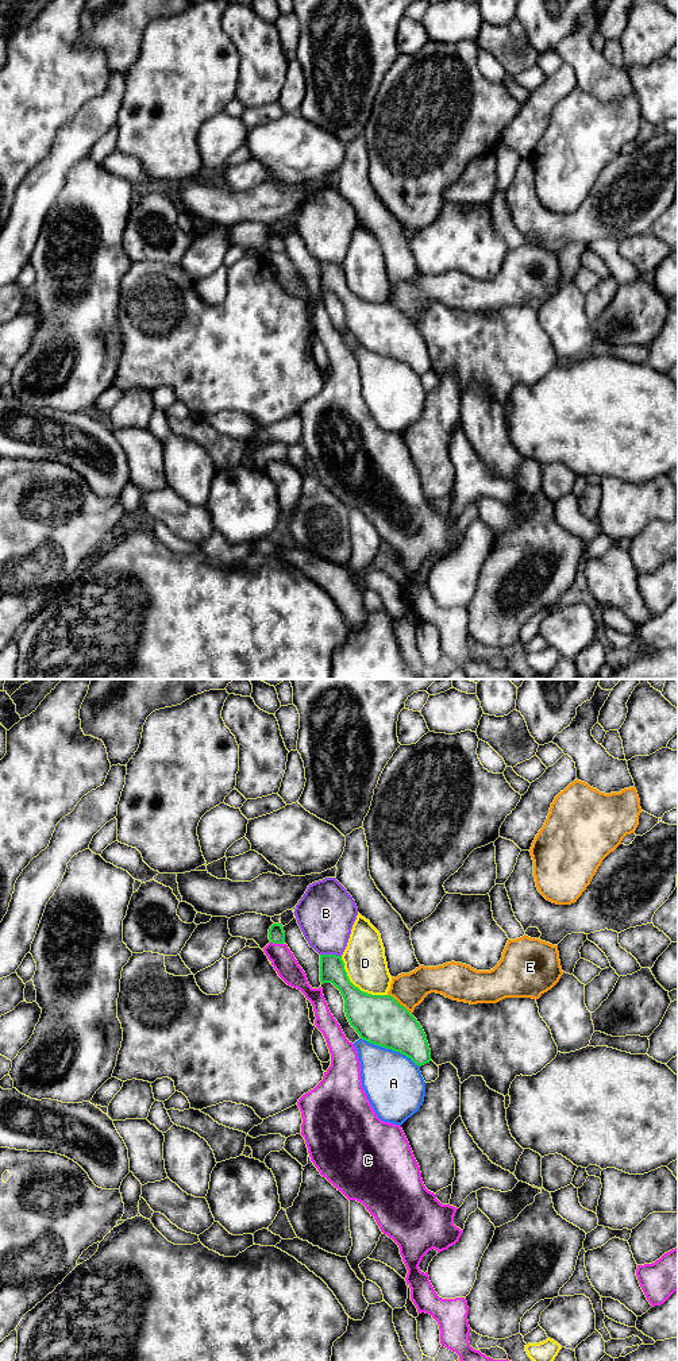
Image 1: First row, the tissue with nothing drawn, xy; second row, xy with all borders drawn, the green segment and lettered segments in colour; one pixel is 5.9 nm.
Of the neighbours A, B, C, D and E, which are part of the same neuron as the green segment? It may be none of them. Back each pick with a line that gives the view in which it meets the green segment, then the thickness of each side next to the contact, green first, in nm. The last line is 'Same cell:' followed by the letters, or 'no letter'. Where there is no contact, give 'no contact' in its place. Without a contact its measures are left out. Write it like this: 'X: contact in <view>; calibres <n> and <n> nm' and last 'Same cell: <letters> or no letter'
Same cell: no letter

